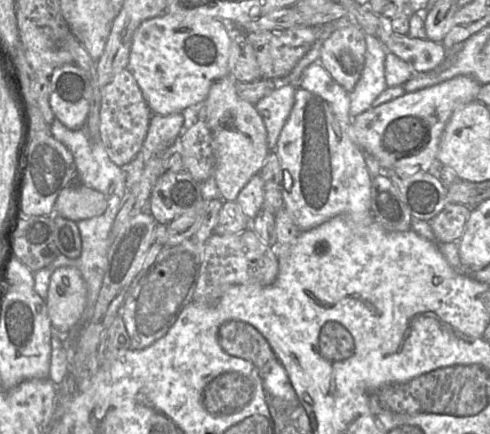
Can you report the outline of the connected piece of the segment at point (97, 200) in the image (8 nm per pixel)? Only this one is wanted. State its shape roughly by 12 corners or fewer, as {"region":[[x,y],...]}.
{"region":[[81,183],[59,193],[54,212],[78,222],[100,216],[105,195]]}

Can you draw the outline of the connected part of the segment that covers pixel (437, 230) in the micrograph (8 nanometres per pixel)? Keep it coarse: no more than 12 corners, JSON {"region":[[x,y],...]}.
{"region":[[447,204],[429,221],[435,237],[458,242],[471,208]]}

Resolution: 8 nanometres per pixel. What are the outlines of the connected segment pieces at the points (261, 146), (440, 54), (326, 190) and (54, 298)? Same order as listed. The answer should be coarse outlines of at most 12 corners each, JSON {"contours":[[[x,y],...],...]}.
{"contours":[[[231,74],[203,103],[213,177],[236,201],[271,152],[254,105]],[[393,32],[384,47],[408,63],[415,73],[442,64],[442,42]],[[320,61],[276,145],[300,231],[371,217],[349,92]],[[58,267],[46,306],[53,329],[68,334],[87,304],[81,272]]]}

